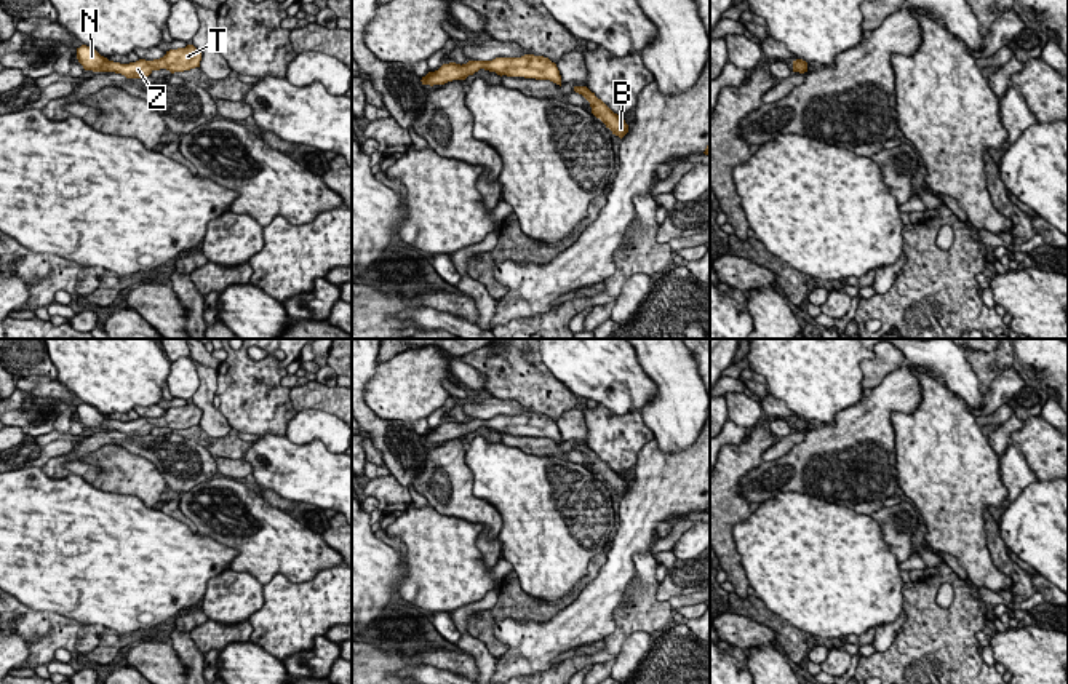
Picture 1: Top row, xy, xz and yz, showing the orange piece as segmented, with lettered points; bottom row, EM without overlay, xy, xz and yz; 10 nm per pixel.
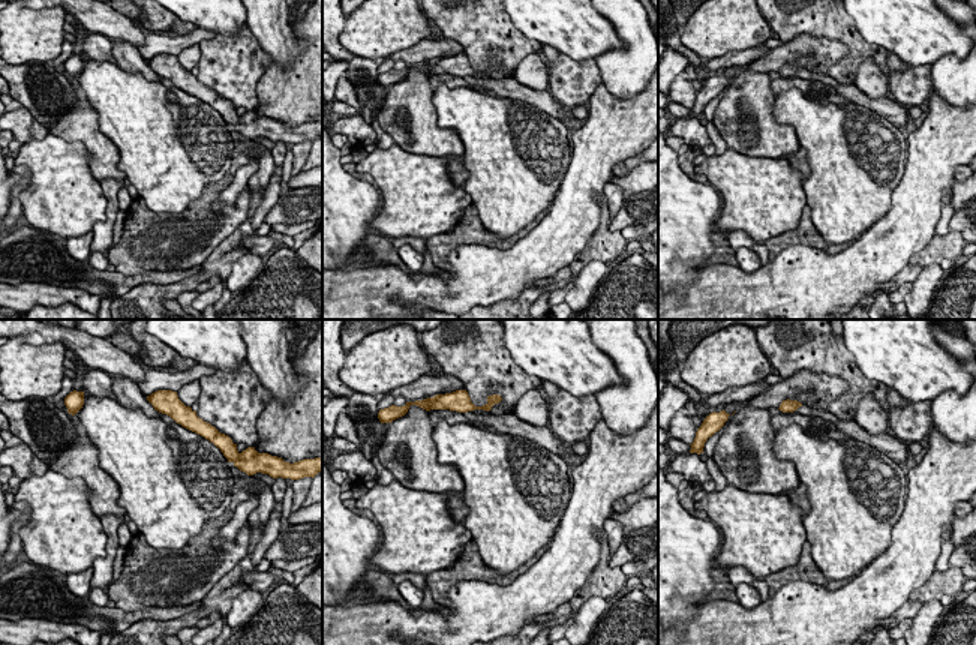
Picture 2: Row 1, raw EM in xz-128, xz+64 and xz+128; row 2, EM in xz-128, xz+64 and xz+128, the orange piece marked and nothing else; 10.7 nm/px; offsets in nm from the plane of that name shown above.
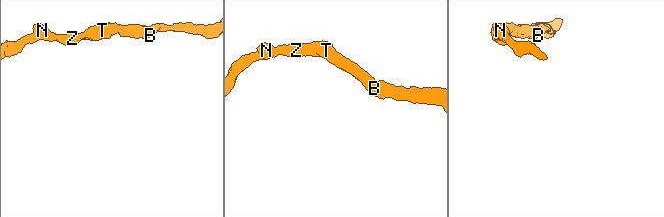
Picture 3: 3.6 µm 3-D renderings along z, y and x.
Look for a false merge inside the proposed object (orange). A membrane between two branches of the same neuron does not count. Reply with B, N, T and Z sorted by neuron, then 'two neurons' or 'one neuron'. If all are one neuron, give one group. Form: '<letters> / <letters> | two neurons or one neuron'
B N T Z | one neuron

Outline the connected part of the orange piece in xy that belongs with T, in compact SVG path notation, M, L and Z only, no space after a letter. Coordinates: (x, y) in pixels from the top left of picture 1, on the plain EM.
M82 403L80 406L77 406L77 417L85 428L115 430L125 433L126 436L142 436L160 427L166 427L174 431L200 425L201 409L197 408L193 403L187 403L185 406L166 409L166 412L160 417L139 417L136 420L120 422L109 419L96 408Z

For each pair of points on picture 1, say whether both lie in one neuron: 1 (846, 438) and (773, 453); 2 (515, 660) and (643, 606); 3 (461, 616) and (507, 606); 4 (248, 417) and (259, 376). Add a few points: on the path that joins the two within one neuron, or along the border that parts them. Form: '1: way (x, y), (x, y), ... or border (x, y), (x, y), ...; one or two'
1: border (804, 435), (785, 454), (763, 462); two
2: border (629, 584), (614, 612), (614, 628), (601, 640); two
3: border (499, 584), (496, 603), (477, 611), (467, 632); two
4: way (248, 408), (251, 405), (251, 390), (256, 385); one

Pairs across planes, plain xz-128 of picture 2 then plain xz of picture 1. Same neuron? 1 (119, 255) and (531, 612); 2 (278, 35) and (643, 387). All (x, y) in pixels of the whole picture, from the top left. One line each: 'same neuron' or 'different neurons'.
1: same neuron
2: different neurons

